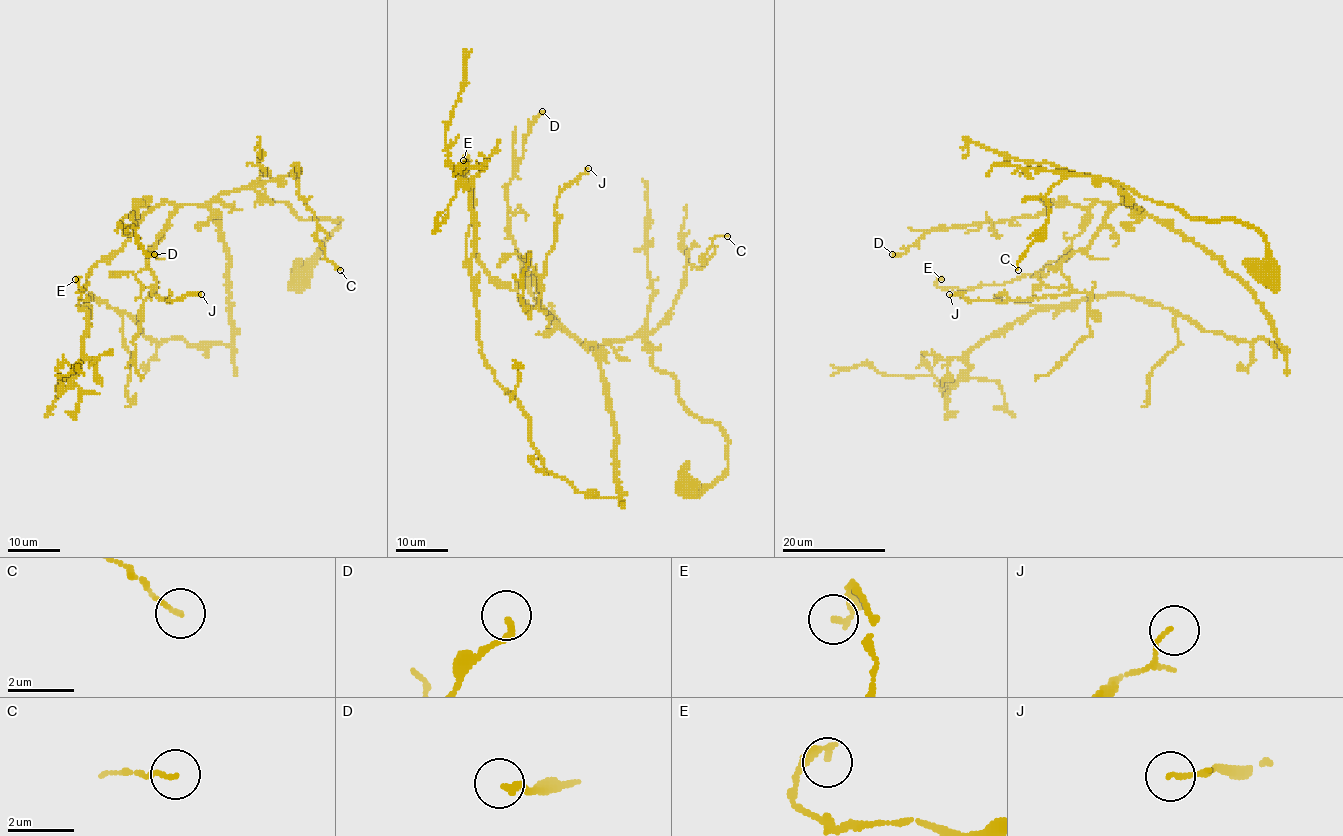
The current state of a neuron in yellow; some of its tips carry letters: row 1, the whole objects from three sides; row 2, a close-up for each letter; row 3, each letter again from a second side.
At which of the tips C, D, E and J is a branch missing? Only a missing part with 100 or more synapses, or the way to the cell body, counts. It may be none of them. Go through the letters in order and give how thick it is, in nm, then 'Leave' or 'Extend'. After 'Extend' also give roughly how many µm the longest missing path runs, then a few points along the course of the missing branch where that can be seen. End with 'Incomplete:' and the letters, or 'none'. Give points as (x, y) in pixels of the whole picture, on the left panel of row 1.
C: Thickness 120 nm. Leave
D: Thickness 190 nm. Leave
E: Thickness 160 nm. Leave
J: Thickness 100 nm. Leave
Incomplete: none

